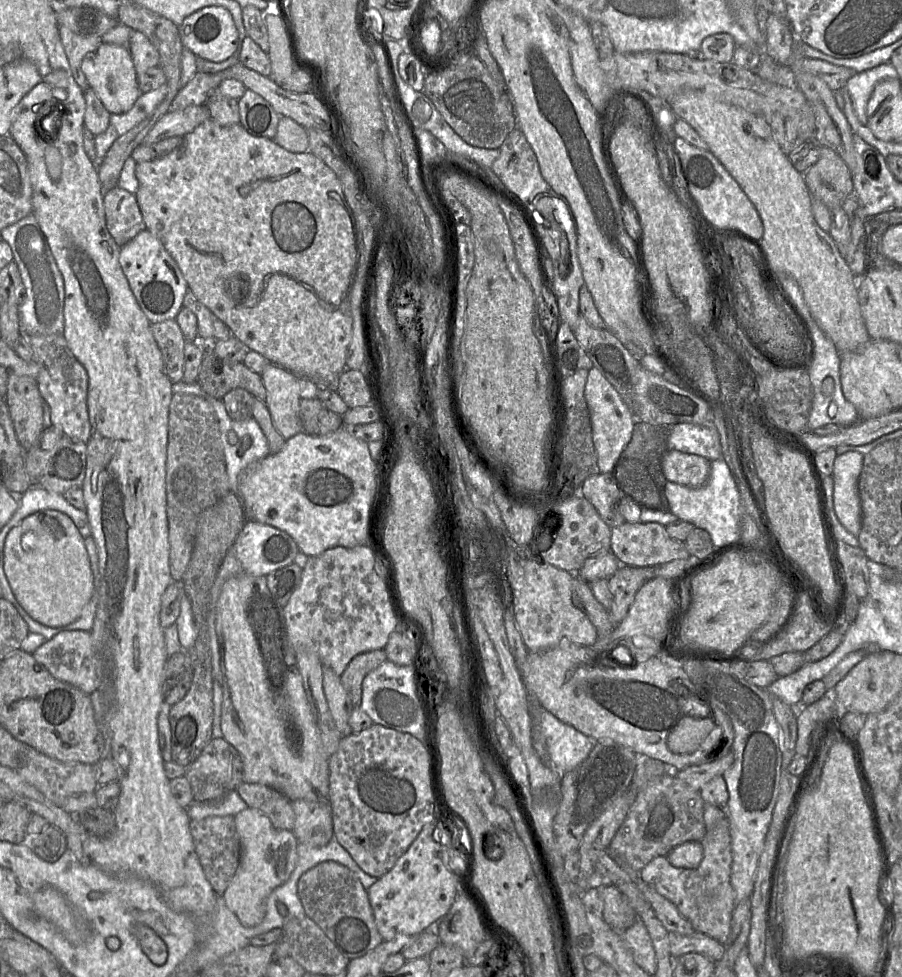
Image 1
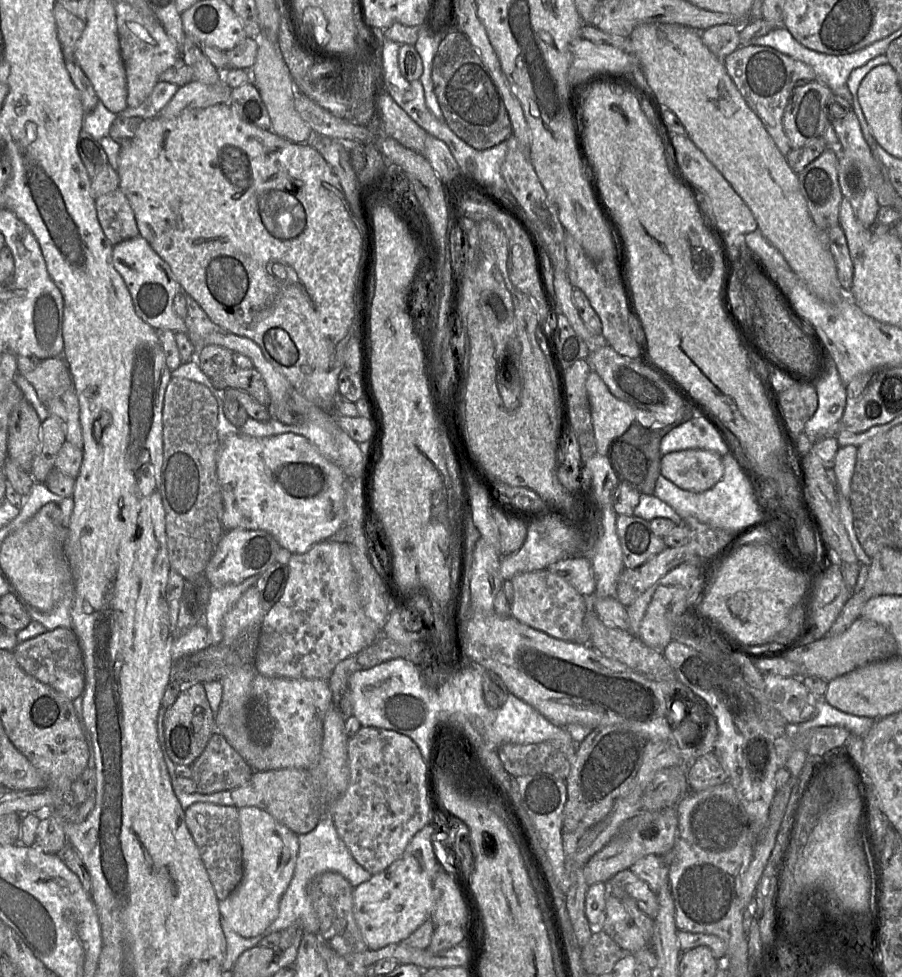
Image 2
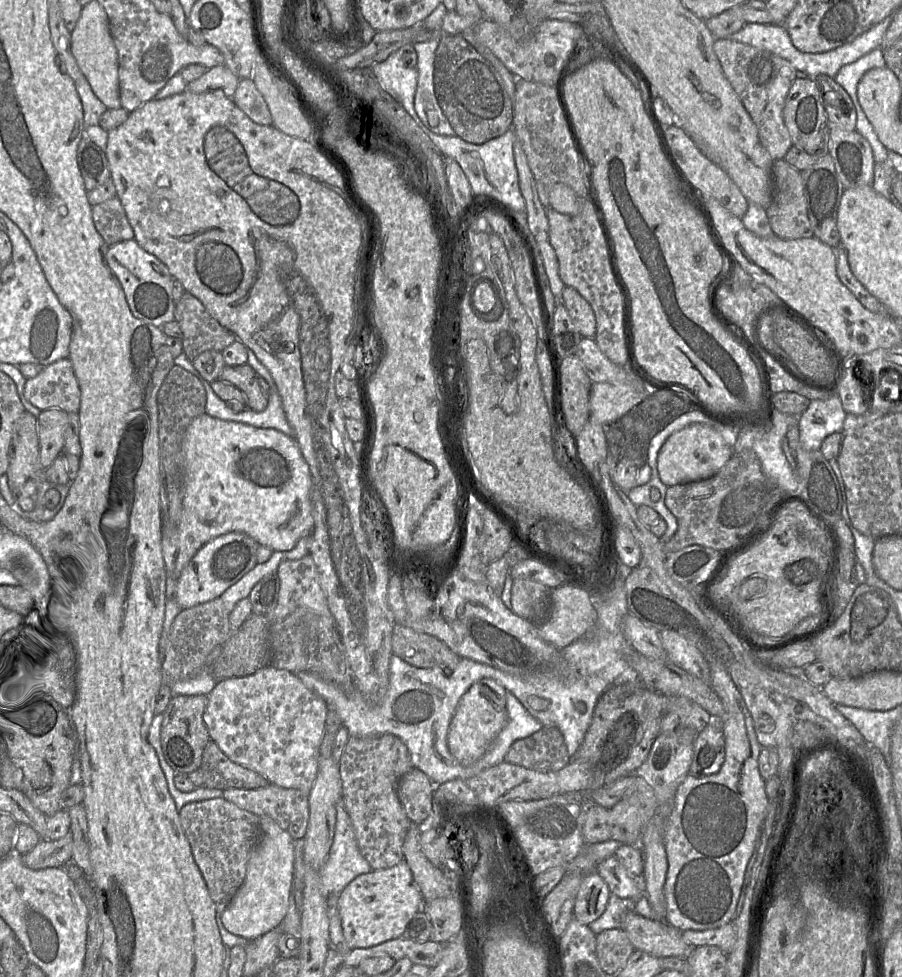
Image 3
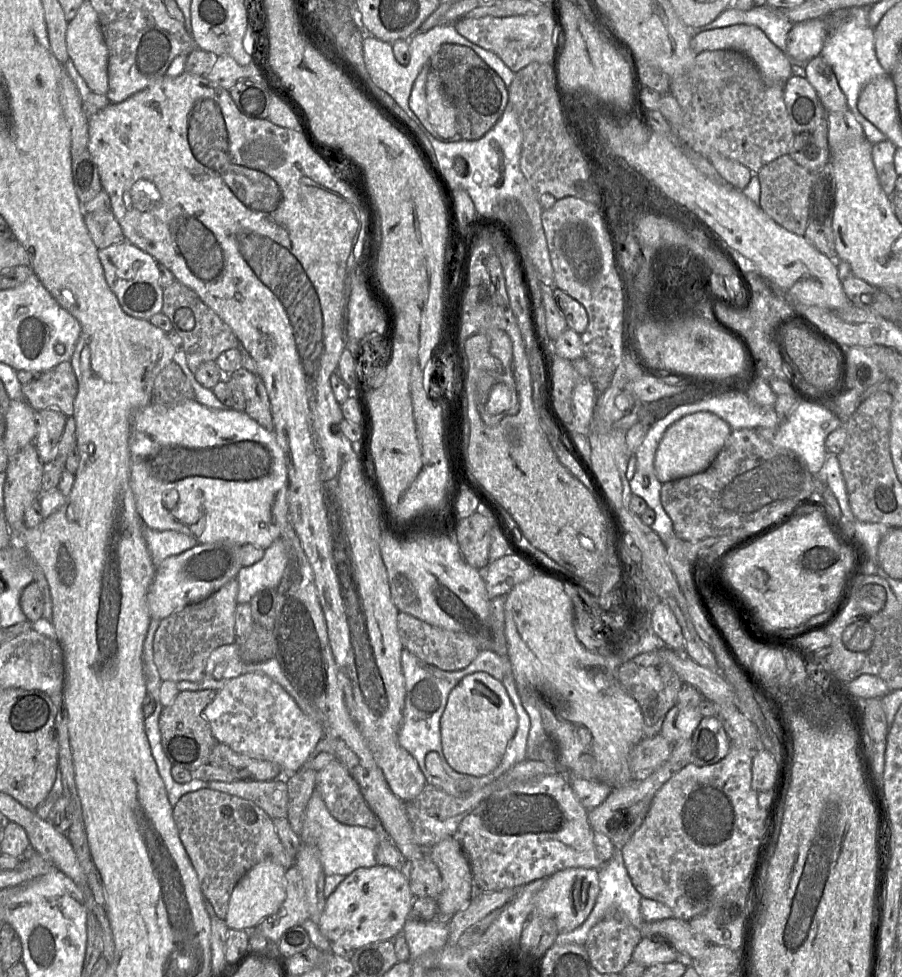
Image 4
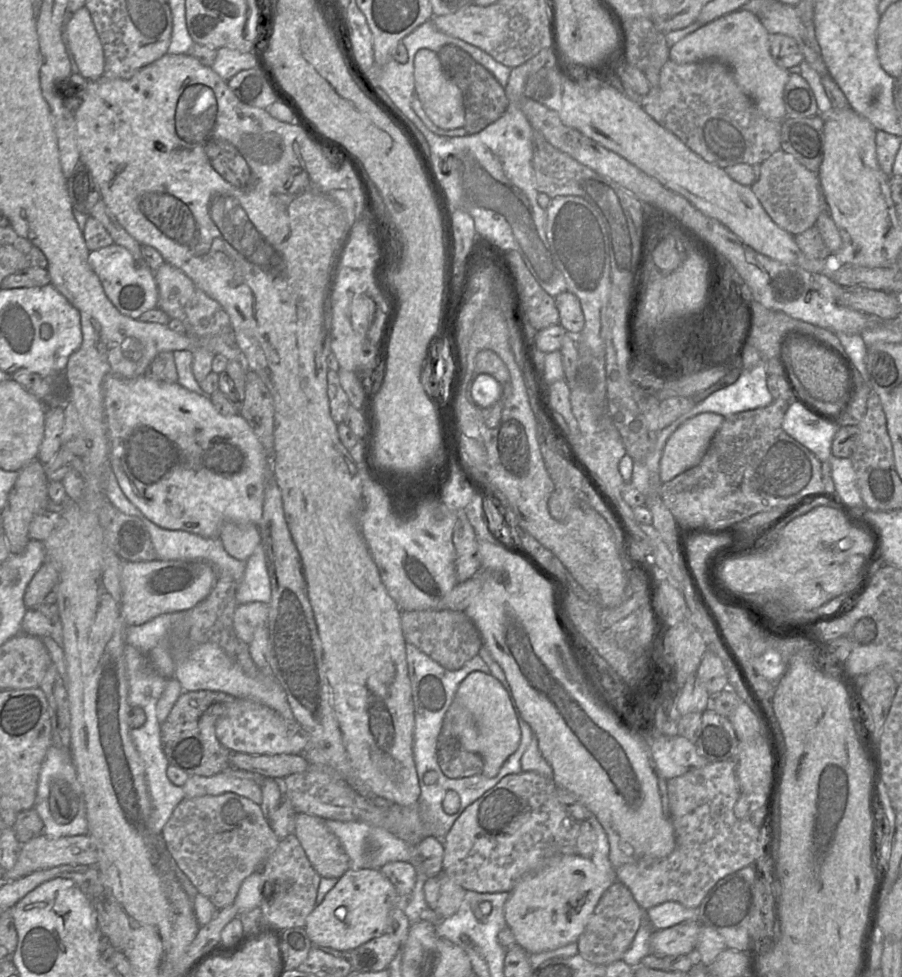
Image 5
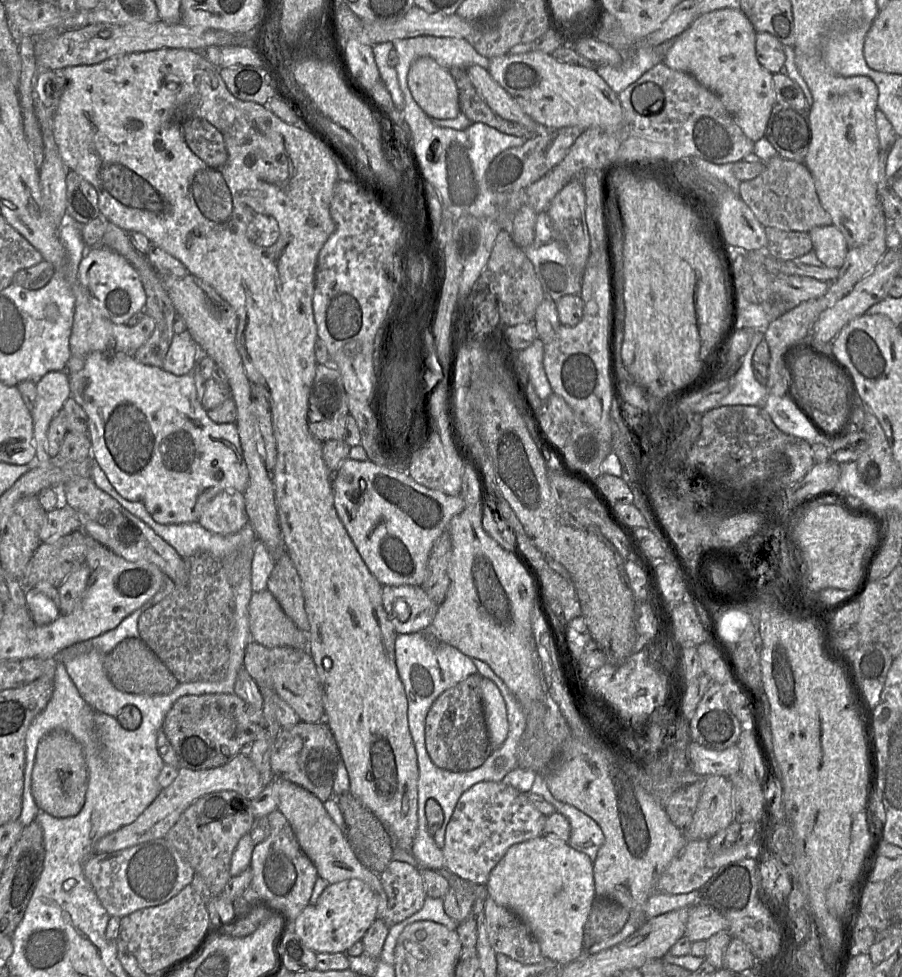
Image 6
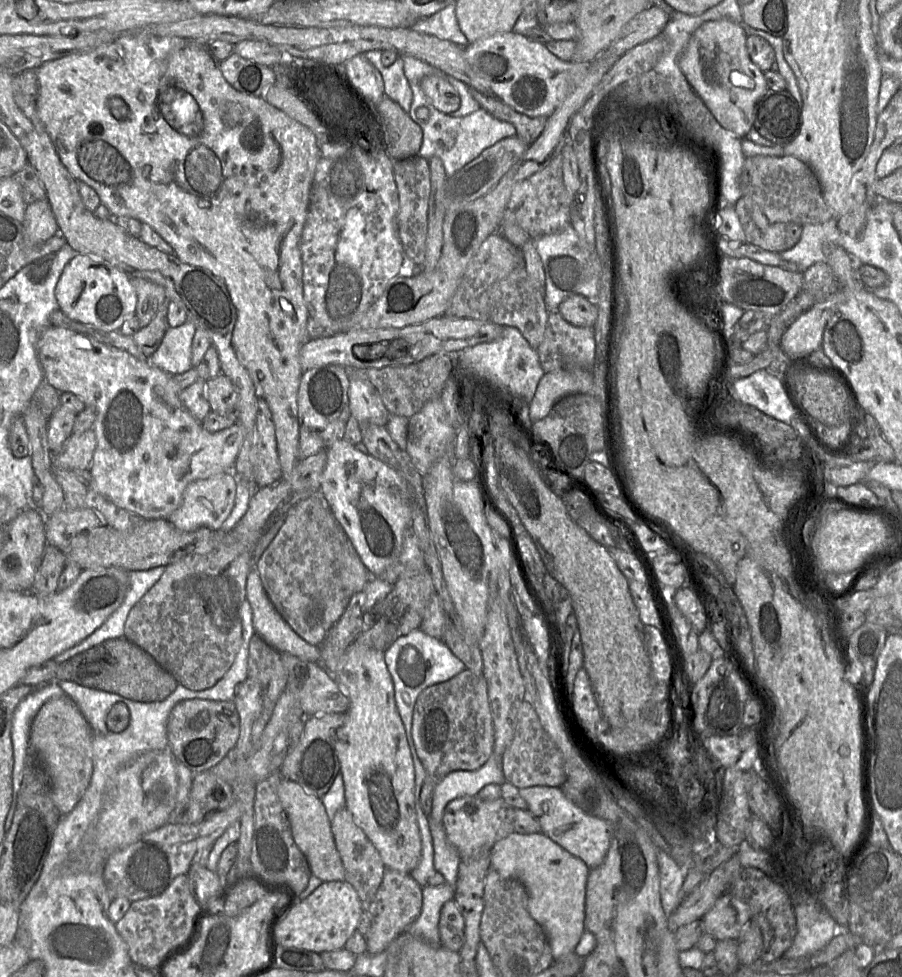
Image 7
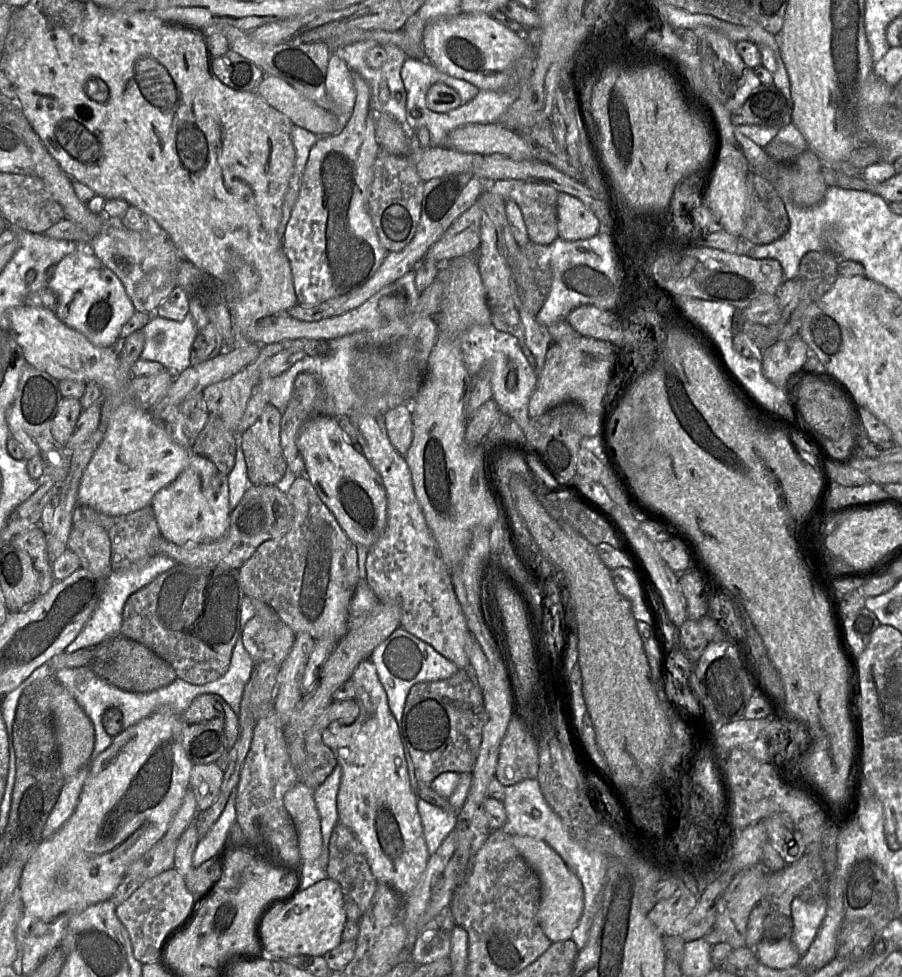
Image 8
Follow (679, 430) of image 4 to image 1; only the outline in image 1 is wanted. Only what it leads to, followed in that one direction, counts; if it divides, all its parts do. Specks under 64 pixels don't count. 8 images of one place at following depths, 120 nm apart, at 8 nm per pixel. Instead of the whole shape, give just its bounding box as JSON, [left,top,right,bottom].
[662,448,711,488]

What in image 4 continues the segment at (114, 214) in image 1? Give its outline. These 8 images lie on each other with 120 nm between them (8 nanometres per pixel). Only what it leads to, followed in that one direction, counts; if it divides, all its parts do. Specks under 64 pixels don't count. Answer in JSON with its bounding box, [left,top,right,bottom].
[84,210,125,249]

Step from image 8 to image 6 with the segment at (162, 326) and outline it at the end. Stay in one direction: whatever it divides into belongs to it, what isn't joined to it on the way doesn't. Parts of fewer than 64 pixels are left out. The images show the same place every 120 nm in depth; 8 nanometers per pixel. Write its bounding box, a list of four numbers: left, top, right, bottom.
[162,330,200,376]

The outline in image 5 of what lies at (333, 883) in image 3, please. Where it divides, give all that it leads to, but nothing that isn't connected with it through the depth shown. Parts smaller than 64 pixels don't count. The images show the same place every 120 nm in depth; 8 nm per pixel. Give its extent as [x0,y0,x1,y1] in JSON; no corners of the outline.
[325,819,412,869]

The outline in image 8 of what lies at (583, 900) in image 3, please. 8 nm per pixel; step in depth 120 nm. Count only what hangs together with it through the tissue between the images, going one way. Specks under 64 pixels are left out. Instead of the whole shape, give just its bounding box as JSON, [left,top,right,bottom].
[513,835,584,942]

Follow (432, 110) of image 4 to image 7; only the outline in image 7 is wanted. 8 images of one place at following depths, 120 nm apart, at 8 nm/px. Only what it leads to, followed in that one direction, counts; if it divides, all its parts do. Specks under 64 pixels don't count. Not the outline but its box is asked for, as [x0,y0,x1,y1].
[420,75,459,114]

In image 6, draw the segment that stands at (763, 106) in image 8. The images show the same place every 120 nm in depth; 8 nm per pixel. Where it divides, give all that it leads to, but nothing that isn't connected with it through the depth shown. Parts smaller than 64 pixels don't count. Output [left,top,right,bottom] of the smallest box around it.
[765,103,810,163]

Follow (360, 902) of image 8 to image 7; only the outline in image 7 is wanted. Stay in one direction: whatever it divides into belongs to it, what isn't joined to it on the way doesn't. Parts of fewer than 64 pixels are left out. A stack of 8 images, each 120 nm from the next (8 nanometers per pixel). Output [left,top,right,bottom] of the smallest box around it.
[331,806,387,905]

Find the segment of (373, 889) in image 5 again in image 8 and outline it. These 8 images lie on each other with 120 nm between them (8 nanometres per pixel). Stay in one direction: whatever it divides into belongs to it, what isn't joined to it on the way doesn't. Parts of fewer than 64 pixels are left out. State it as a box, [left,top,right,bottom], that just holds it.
[262,878,347,959]

